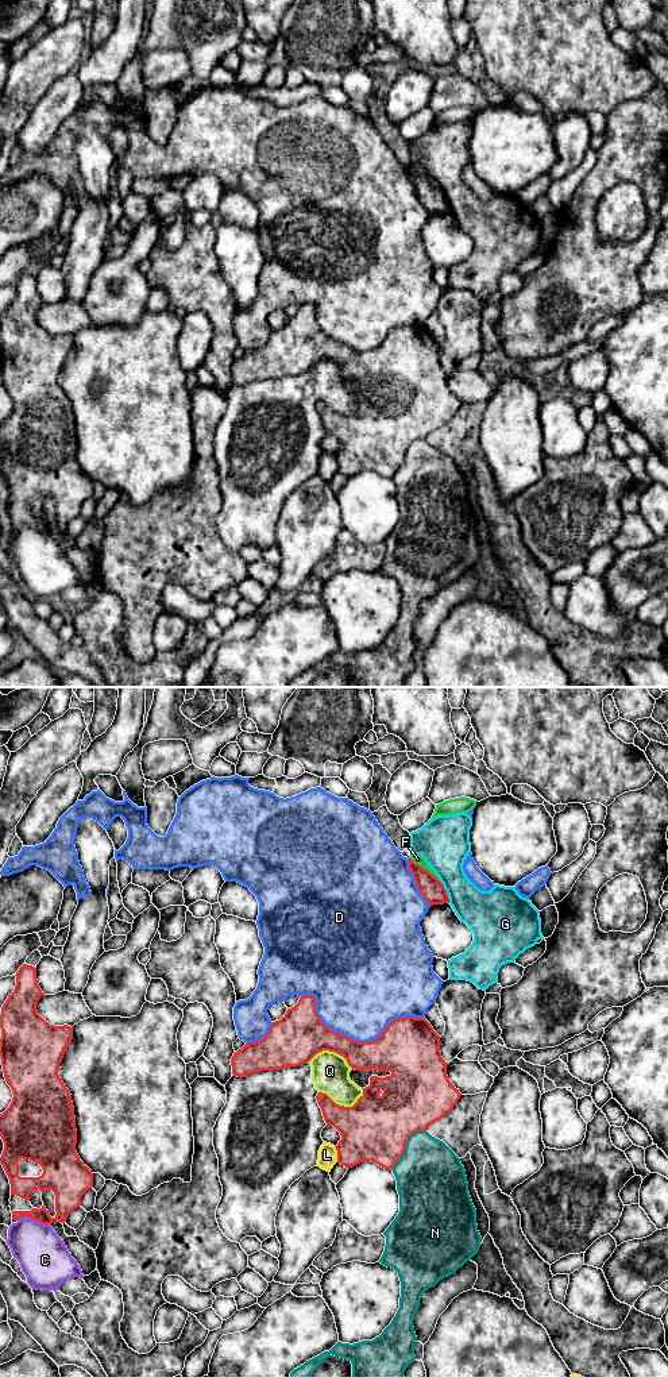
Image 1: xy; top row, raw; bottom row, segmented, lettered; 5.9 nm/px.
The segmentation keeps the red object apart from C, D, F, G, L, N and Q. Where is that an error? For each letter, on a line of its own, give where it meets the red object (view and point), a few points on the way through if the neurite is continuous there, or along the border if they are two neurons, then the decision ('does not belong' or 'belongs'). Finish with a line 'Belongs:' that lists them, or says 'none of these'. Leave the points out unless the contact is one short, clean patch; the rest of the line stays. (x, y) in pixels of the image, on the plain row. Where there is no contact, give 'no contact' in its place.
C: contact xy (34, 528); does not belong
D: contact xy (355, 350); does not belong
F: contact xy (424, 177); does not belong
G: contact xy (446, 200); does not belong
L: contact xy (338, 463); does not belong
N: contact xy (405, 452); does not belong
Q: contact xy (342, 415); does not belong
Belongs: none of these

